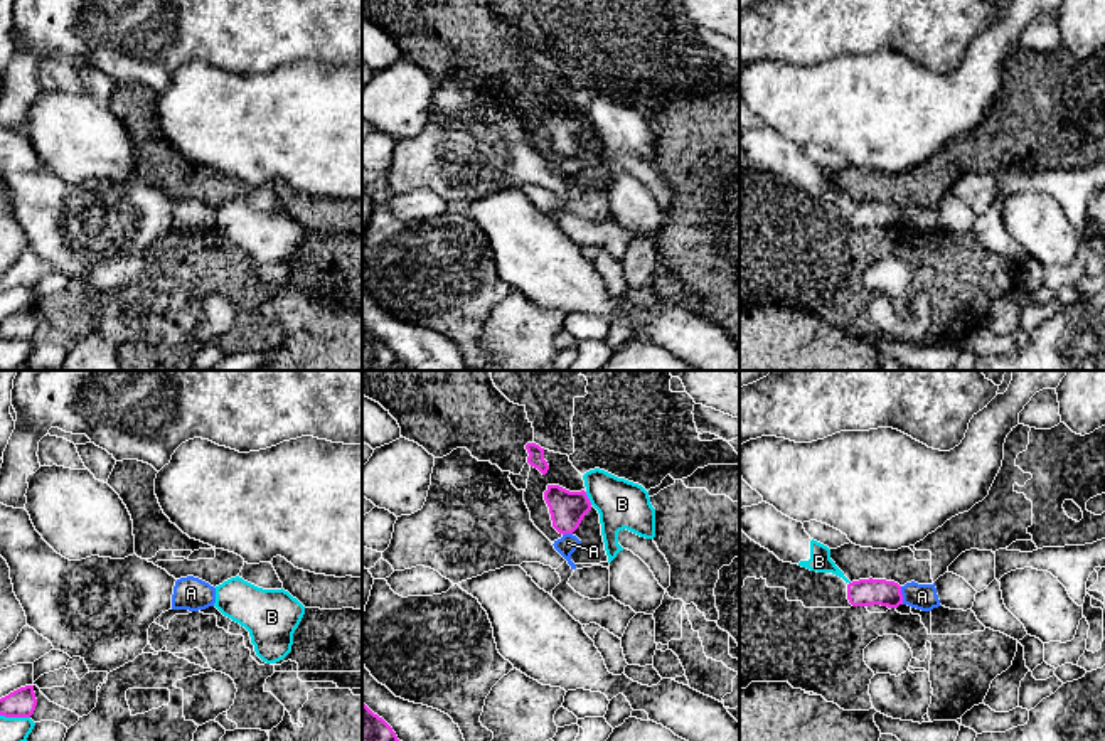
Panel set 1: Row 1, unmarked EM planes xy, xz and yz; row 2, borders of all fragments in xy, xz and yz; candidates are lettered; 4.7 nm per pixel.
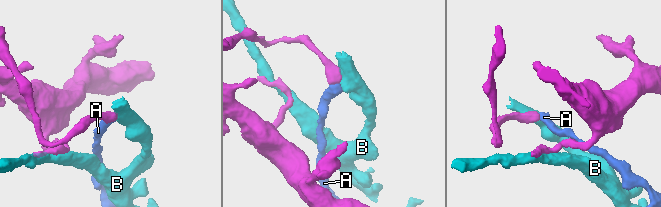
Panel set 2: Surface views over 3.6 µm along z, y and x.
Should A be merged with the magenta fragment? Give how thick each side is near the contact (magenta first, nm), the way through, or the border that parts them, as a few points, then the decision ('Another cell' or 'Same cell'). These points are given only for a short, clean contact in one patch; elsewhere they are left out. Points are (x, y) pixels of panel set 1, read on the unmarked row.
Thickness 130 nm (magenta) against 130 nm. Boundary: yz (900, 209), (903, 226). Another cell

